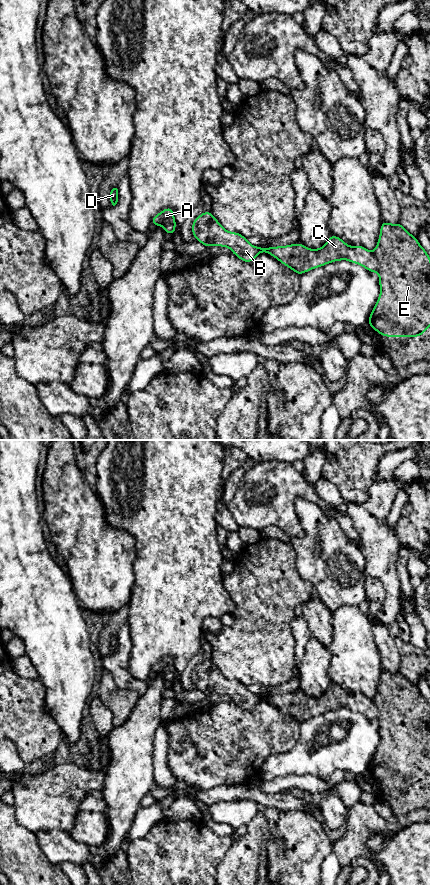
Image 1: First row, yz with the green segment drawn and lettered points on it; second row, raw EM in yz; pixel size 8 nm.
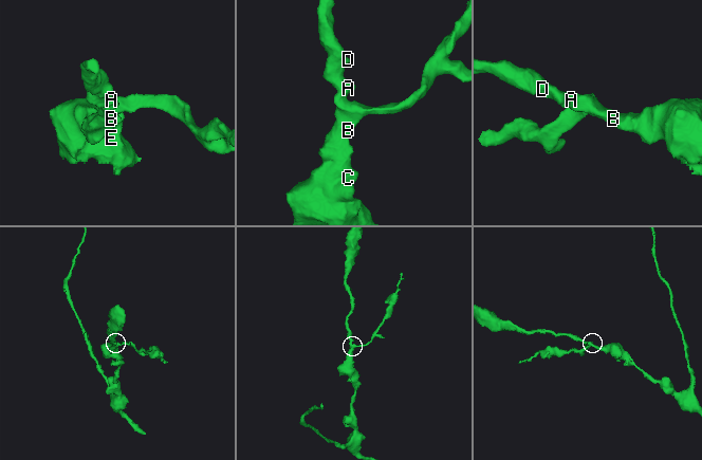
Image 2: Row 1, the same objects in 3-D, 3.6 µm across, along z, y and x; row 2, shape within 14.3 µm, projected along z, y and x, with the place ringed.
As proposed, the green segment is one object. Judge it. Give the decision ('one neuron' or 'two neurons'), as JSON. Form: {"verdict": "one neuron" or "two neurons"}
{"verdict": "one neuron"}

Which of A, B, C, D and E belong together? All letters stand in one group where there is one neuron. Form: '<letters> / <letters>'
A B C D E

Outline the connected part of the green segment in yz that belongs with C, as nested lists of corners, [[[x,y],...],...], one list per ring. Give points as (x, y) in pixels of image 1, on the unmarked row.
[[[204,659],[192,671],[195,687],[204,694],[228,695],[241,709],[250,711],[259,701],[268,701],[297,723],[328,711],[347,708],[379,722],[380,743],[371,759],[367,772],[383,785],[421,785],[430,776],[430,704],[417,686],[399,670],[391,672],[382,669],[380,683],[375,697],[371,700],[363,693],[347,693],[340,685],[330,683],[319,697],[307,696],[302,691],[275,695],[257,695],[238,680],[223,676],[211,659]]]

